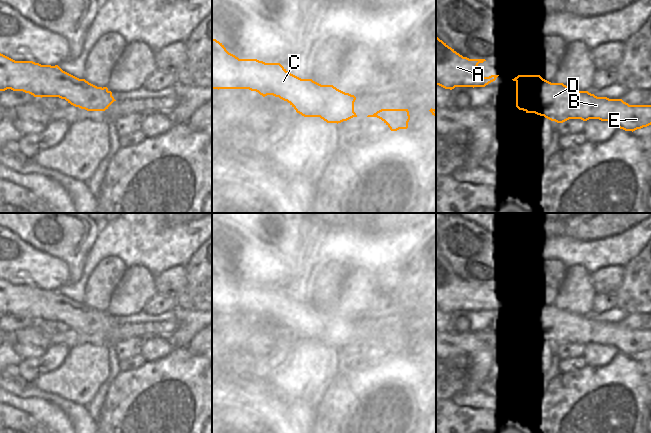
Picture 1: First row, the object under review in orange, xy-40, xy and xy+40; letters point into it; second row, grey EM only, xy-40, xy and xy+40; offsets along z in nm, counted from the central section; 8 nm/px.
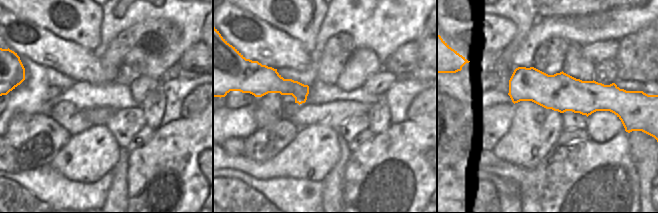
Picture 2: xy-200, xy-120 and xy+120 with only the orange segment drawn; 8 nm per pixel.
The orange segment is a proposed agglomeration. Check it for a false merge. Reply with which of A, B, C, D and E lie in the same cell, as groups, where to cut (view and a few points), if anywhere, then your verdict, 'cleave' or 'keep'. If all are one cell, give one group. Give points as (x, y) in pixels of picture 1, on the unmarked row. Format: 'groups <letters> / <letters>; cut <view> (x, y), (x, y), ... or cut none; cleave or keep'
groups A B C D E; cut none; keep

